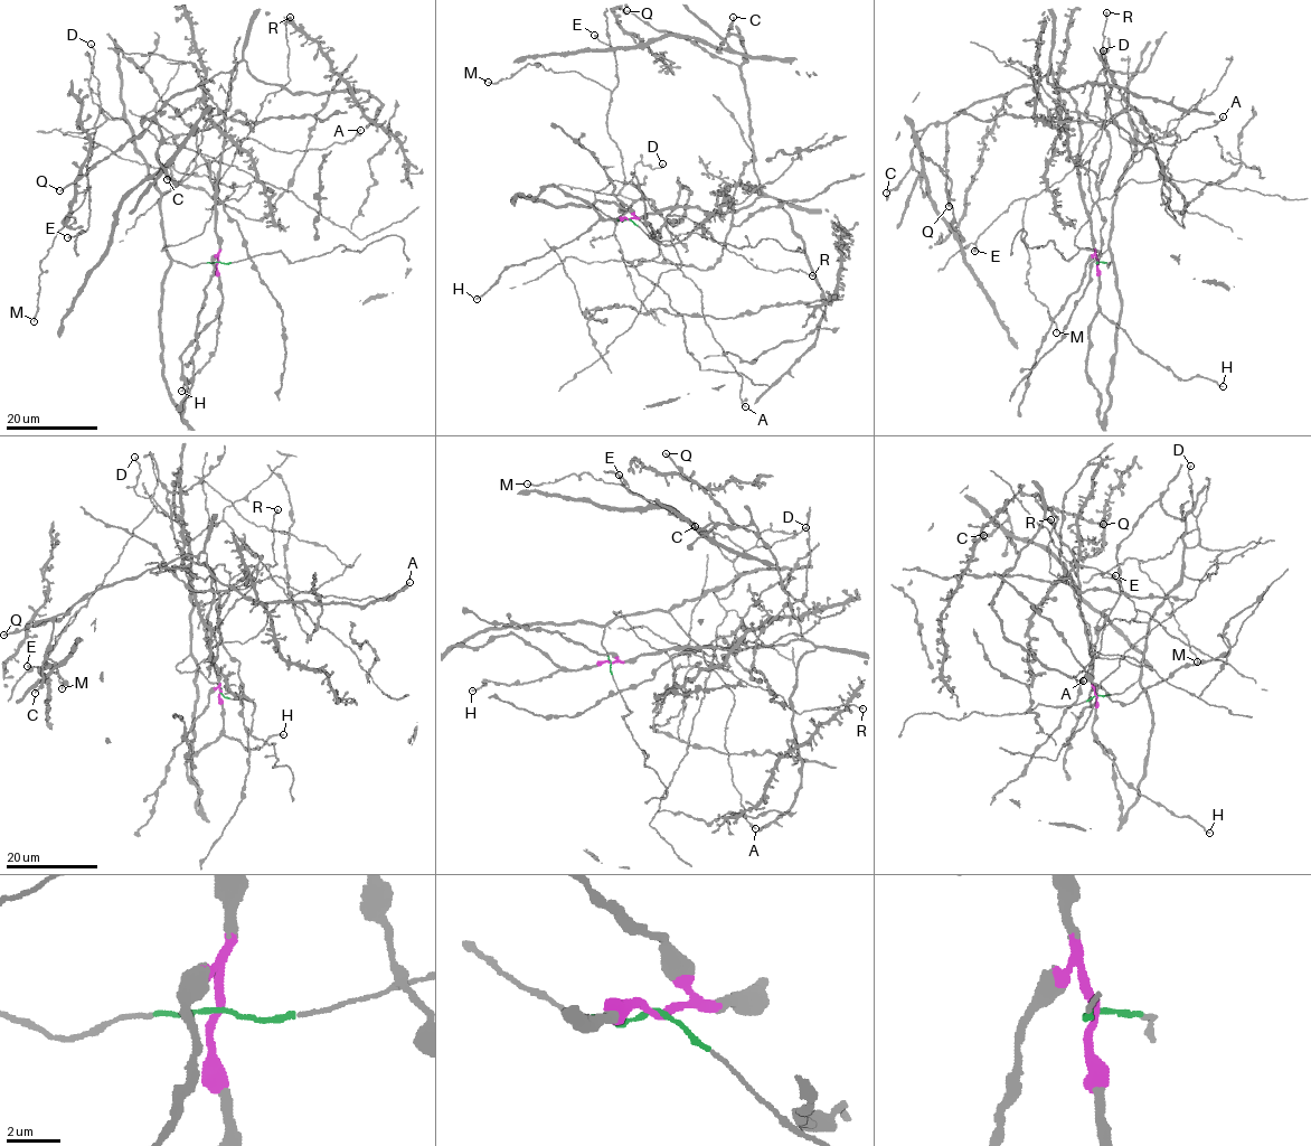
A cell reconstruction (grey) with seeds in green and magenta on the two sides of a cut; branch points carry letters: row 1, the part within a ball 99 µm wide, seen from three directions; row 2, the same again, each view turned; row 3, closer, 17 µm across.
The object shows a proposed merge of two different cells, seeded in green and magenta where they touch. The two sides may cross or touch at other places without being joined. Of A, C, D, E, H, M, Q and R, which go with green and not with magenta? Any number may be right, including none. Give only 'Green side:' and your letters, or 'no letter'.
Green side: A, D, E, M, R

